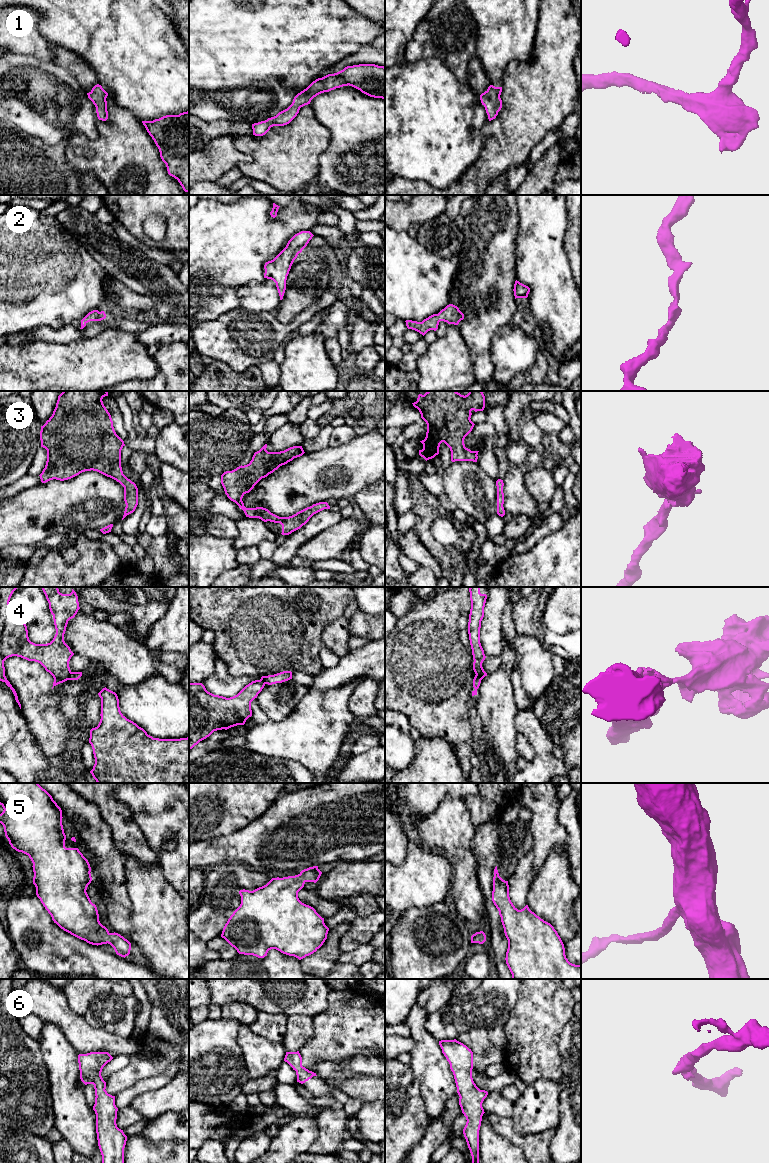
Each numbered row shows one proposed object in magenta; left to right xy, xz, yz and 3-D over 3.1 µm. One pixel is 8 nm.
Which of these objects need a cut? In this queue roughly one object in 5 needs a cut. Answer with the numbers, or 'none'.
4

